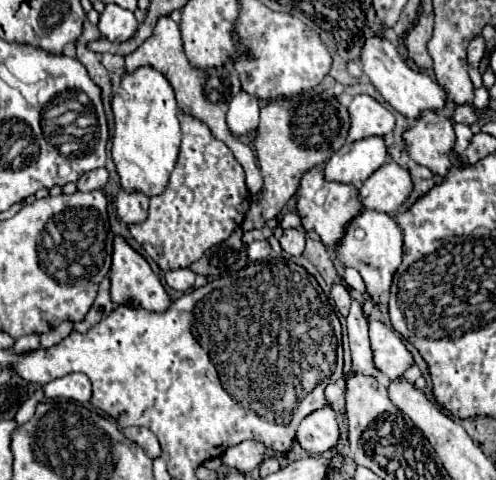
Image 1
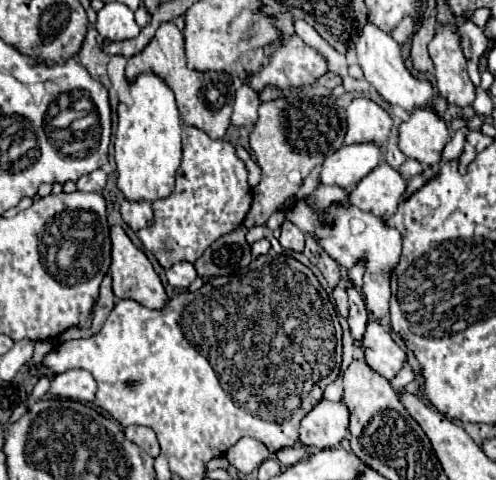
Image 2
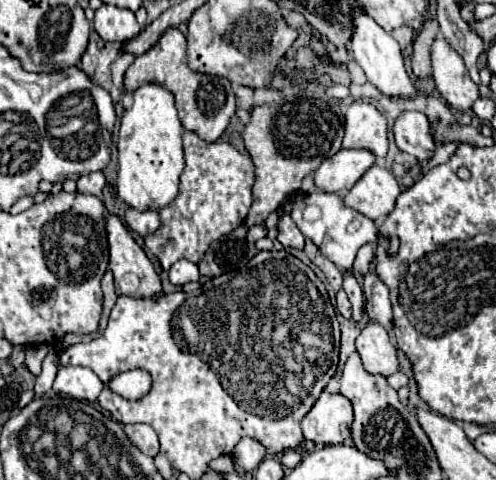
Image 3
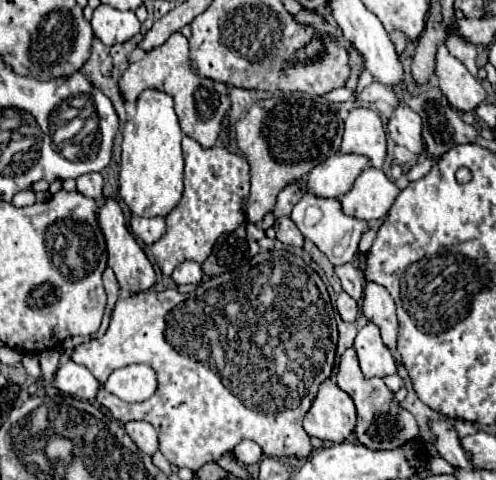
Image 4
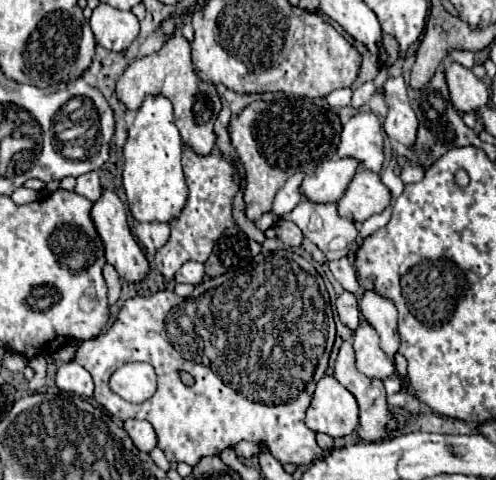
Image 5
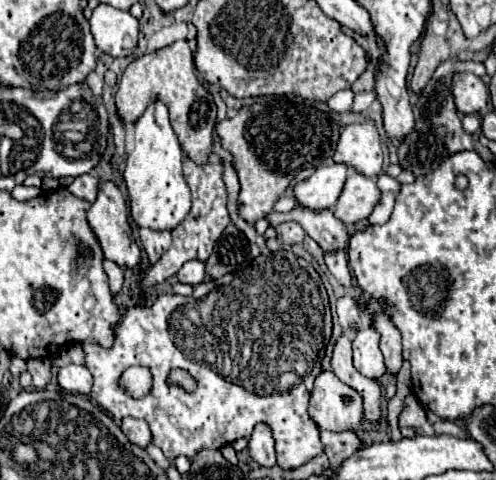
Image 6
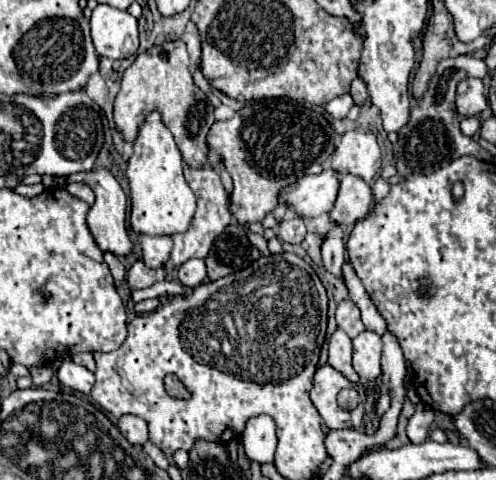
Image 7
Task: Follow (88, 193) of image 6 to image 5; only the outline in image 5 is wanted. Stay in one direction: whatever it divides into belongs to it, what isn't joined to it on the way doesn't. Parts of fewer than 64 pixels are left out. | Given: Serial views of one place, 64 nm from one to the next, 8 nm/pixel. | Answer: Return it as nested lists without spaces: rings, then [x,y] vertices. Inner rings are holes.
[[[88,172],[84,176],[78,176],[74,192],[84,196],[84,198],[88,198],[90,202],[96,202],[102,196],[102,186],[100,186],[98,174],[96,172]]]

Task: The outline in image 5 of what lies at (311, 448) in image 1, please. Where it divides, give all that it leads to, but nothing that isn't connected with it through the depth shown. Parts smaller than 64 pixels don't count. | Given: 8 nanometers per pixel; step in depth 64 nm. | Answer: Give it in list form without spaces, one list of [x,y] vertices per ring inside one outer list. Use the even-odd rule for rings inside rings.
[[[322,376],[306,410],[306,424],[336,440],[350,436],[358,428],[356,398],[334,376]]]

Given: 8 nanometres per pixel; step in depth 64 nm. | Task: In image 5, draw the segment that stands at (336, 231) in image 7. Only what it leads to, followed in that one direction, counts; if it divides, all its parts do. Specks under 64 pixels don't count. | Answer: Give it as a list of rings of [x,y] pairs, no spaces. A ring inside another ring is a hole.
[[[348,258],[330,260],[328,266],[330,266],[330,272],[334,274],[334,278],[342,284],[344,290],[348,290],[348,292],[358,292],[358,288],[360,288],[358,276],[356,276],[356,270],[354,270],[354,266],[350,264]]]

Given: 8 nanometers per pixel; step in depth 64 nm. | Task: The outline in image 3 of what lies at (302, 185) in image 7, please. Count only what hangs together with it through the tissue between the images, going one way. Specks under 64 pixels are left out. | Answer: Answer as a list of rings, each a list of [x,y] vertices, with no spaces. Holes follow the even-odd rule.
[[[340,150],[318,166],[314,186],[322,192],[344,196],[374,162],[376,158],[368,150]]]

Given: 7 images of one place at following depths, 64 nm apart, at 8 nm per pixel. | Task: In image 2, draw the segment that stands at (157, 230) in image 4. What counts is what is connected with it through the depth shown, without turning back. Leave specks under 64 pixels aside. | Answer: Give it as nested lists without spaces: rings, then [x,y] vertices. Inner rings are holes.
[[[124,200],[120,212],[122,212],[124,222],[134,232],[138,232],[138,230],[142,230],[146,226],[152,226],[154,212],[152,212],[152,206],[148,202],[130,202],[130,200]]]

